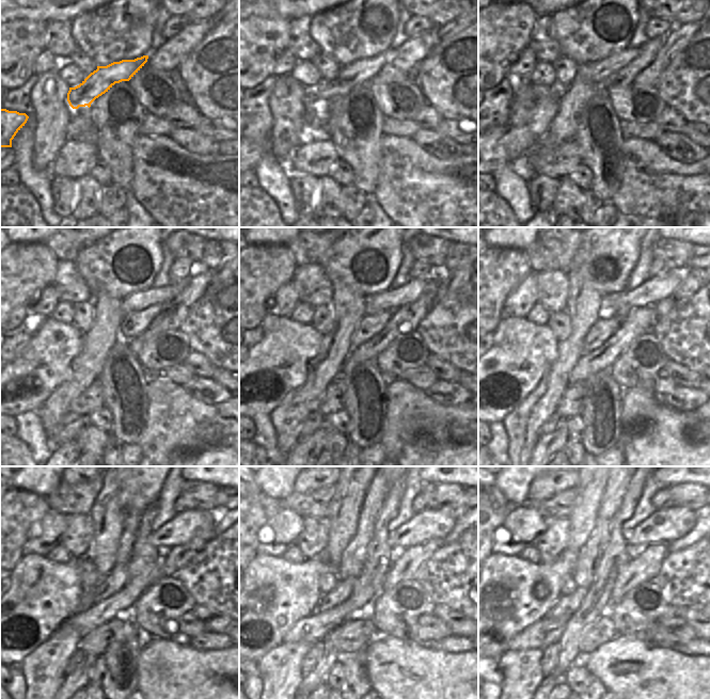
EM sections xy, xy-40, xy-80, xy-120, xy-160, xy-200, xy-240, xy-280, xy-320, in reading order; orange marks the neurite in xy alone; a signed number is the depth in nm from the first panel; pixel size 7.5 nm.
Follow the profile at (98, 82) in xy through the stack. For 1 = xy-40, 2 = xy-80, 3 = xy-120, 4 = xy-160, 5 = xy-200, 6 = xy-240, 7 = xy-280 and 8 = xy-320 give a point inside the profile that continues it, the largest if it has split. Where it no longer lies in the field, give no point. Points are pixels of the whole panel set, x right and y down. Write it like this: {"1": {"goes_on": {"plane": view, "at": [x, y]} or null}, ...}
{"1": {"goes_on": {"plane": "xy-40", "at": [362, 70]}}, "2": {"goes_on": {"plane": "xy-80", "at": [595, 73]}}, "3": {"goes_on": {"plane": "xy-120", "at": [138, 301]}}, "4": {"goes_on": {"plane": "xy-160", "at": [392, 298]}}, "5": {"goes_on": {"plane": "xy-200", "at": [657, 288]}}, "6": {"goes_on": {"plane": "xy-240", "at": [184, 526]}}, "7": {"goes_on": {"plane": "xy-280", "at": [426, 525]}}, "8": {"goes_on": {"plane": "xy-320", "at": [664, 526]}}}

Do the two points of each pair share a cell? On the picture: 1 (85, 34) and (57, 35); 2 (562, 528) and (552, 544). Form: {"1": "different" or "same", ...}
{"1": "different", "2": "same"}

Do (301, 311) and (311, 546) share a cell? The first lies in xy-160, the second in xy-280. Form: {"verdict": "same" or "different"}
{"verdict": "different"}

